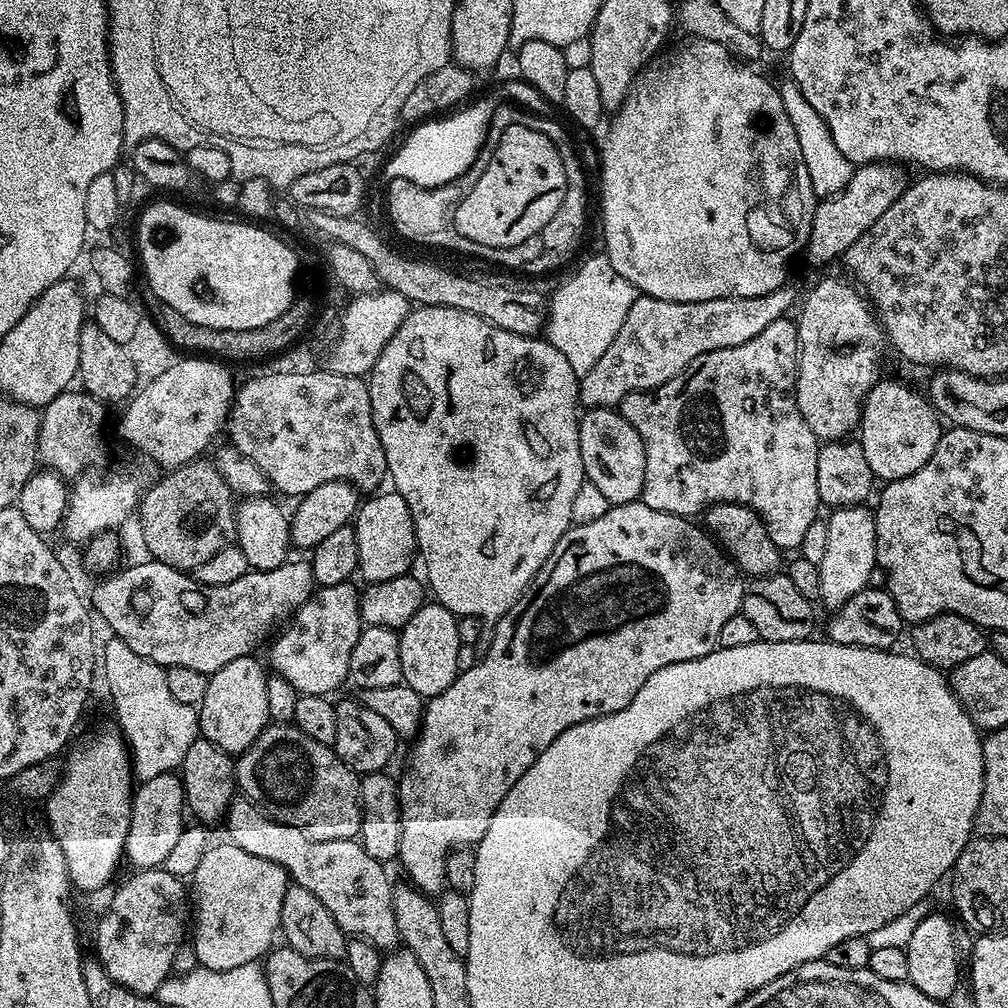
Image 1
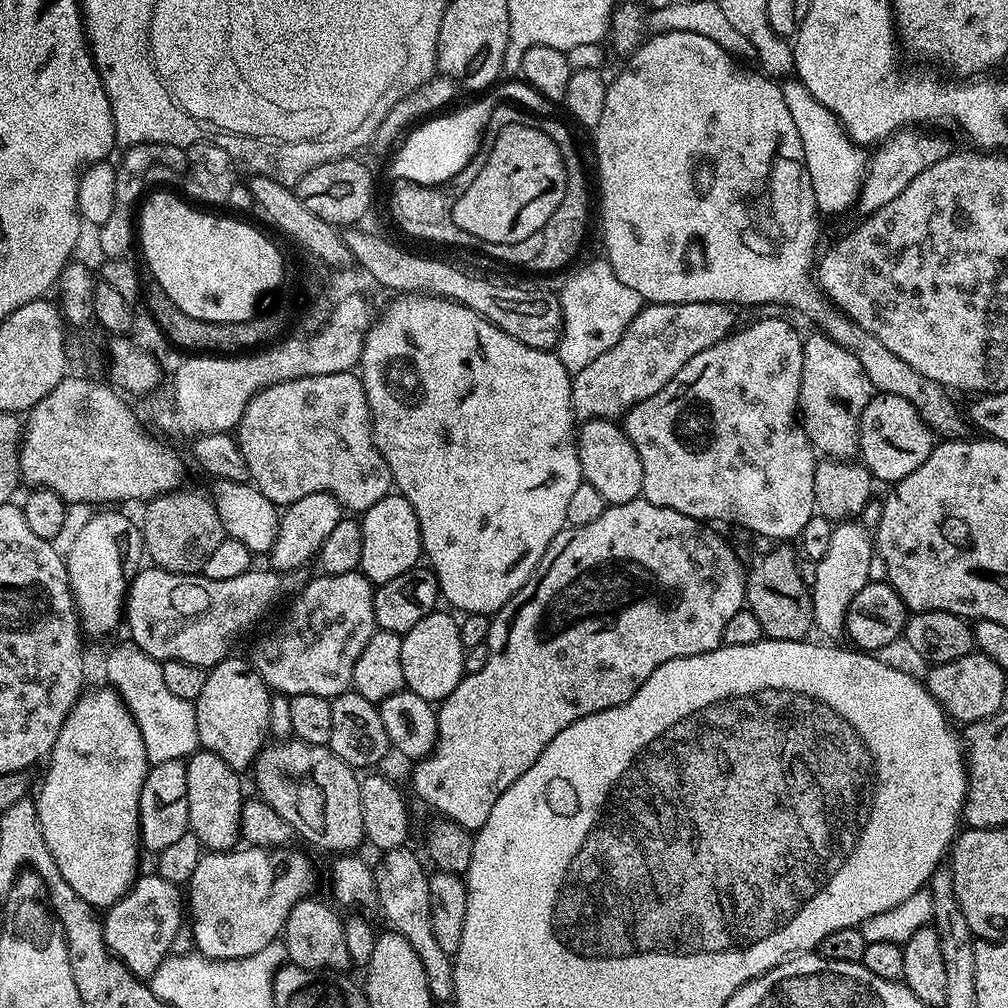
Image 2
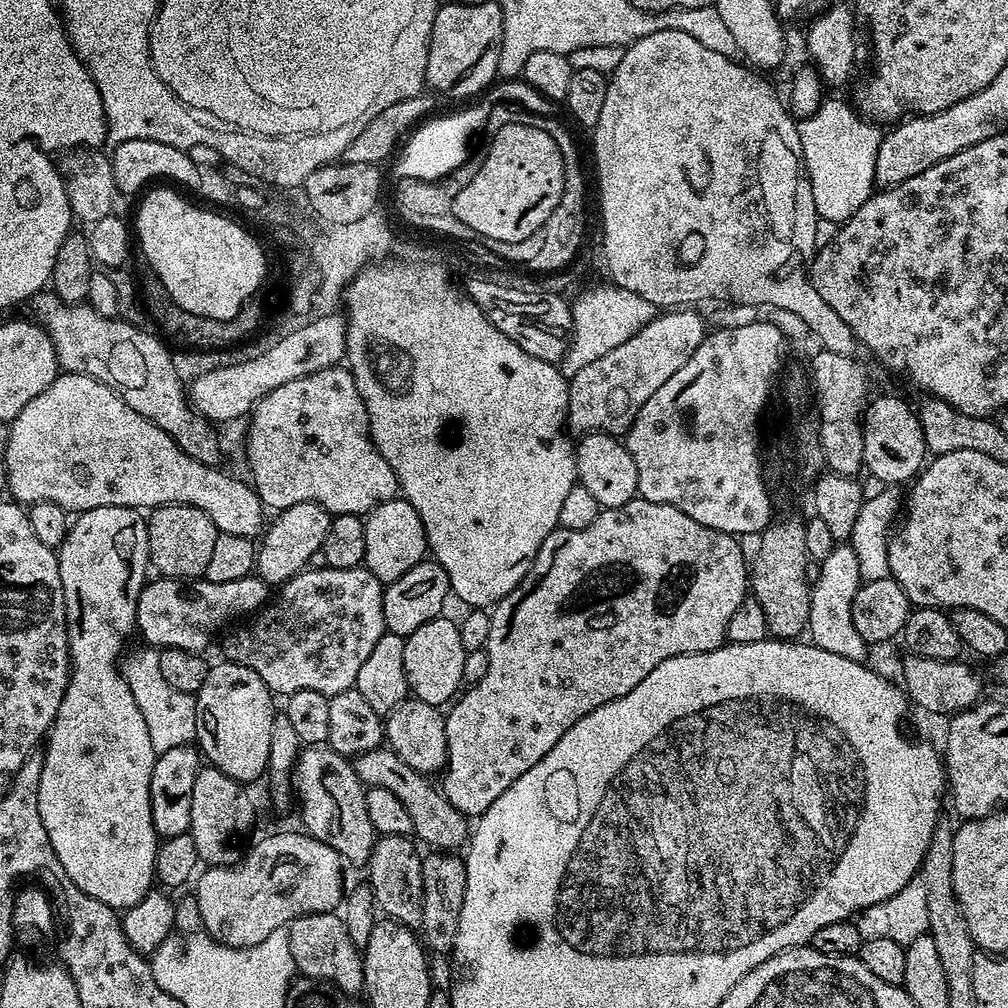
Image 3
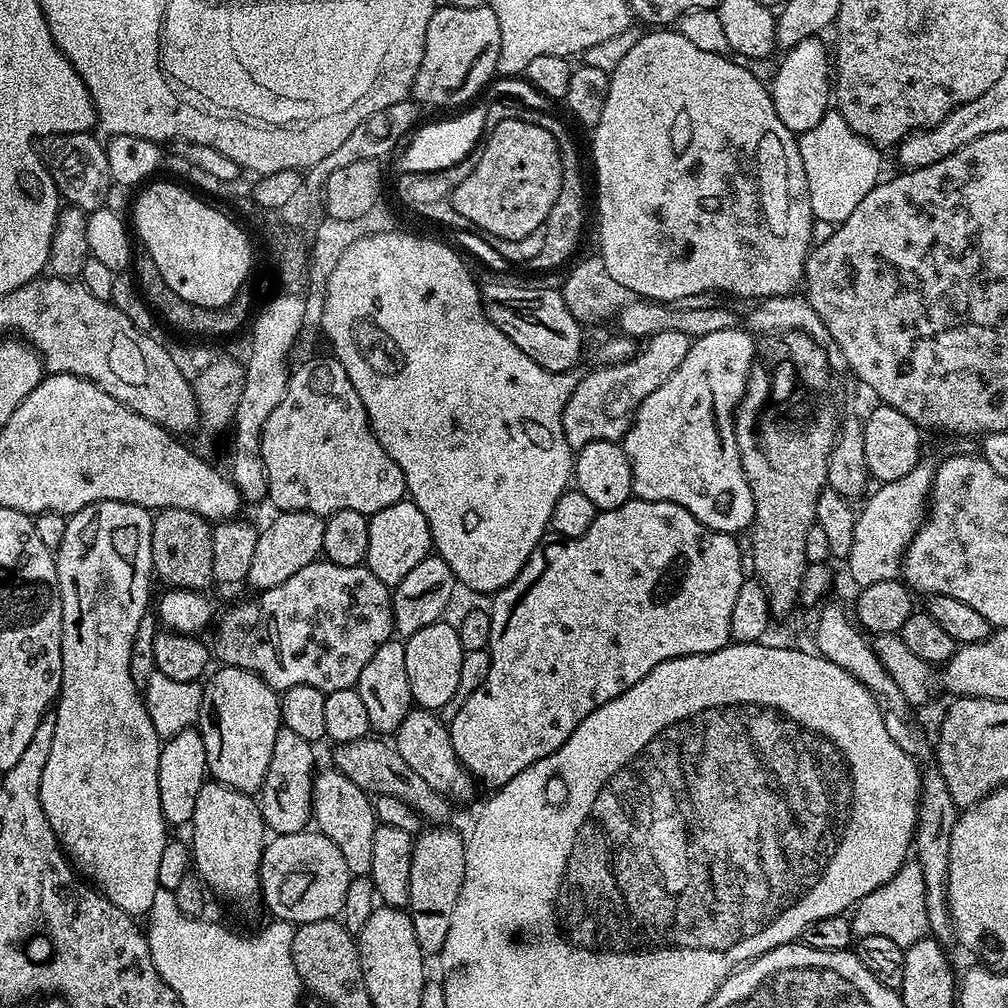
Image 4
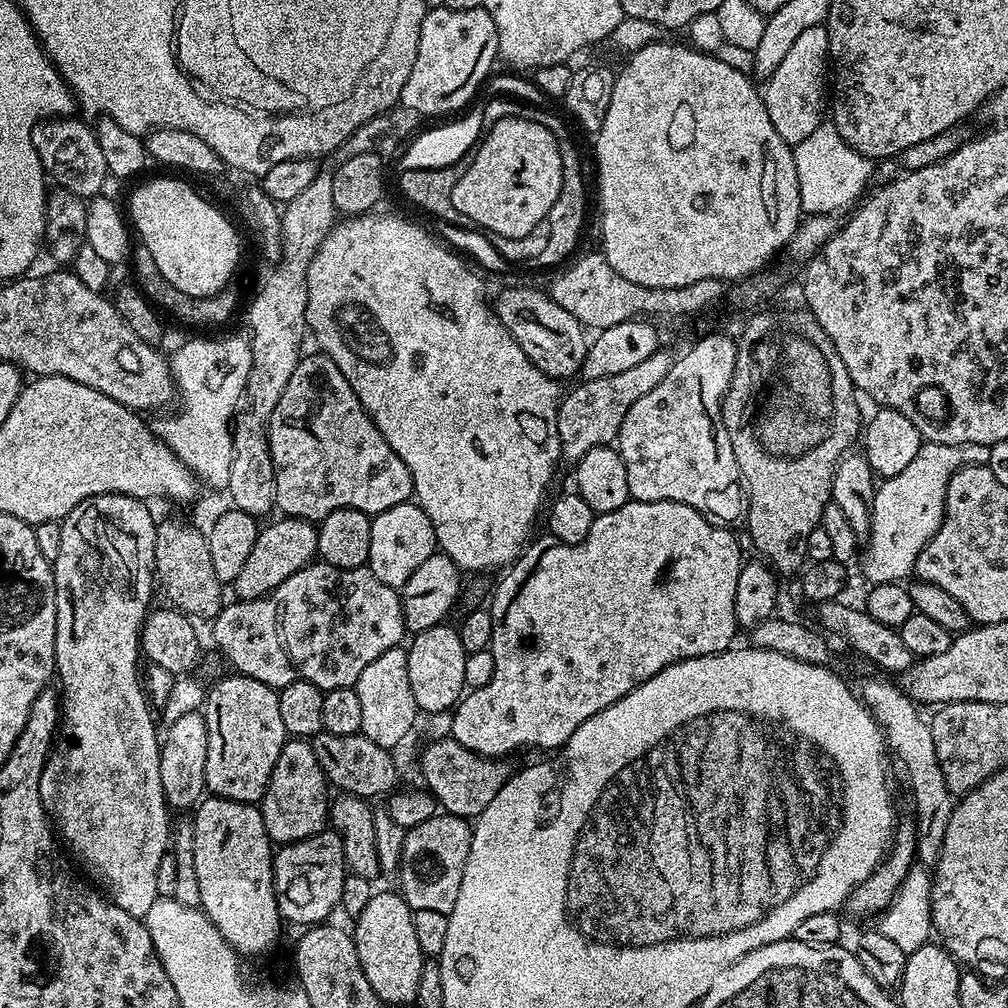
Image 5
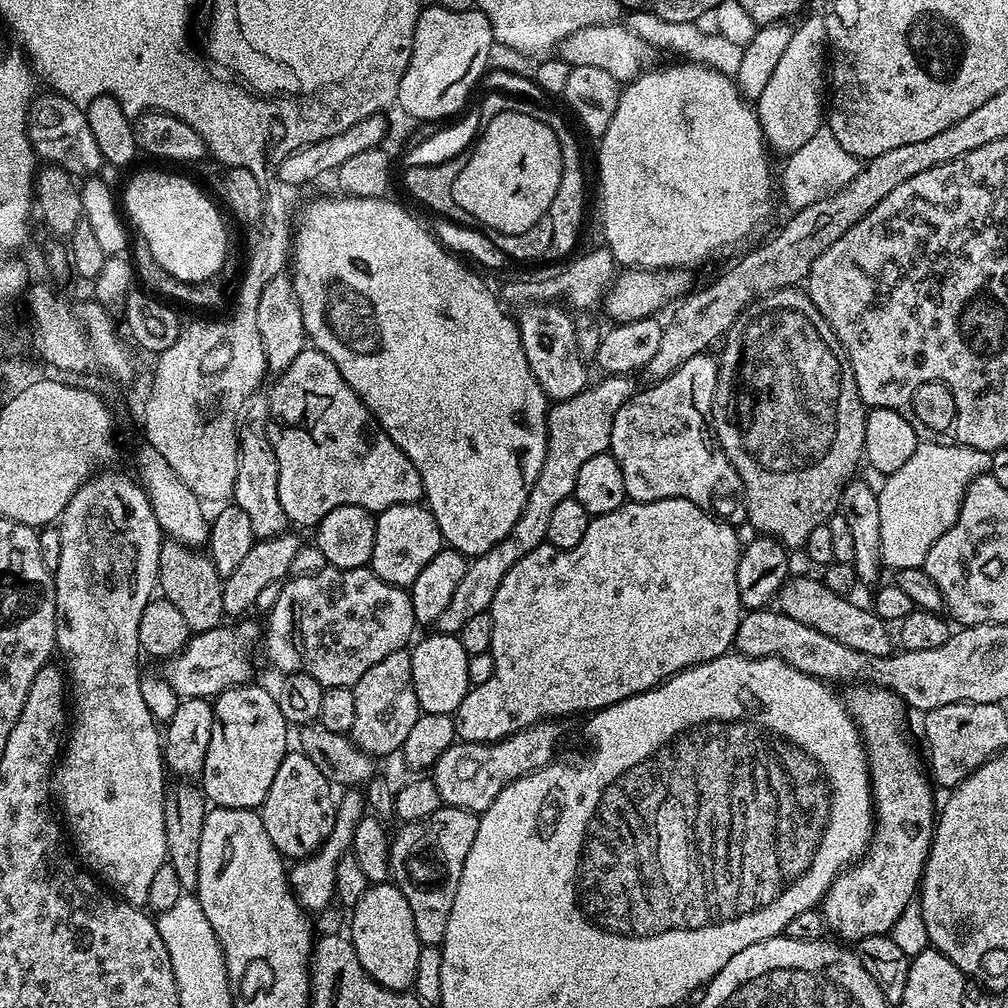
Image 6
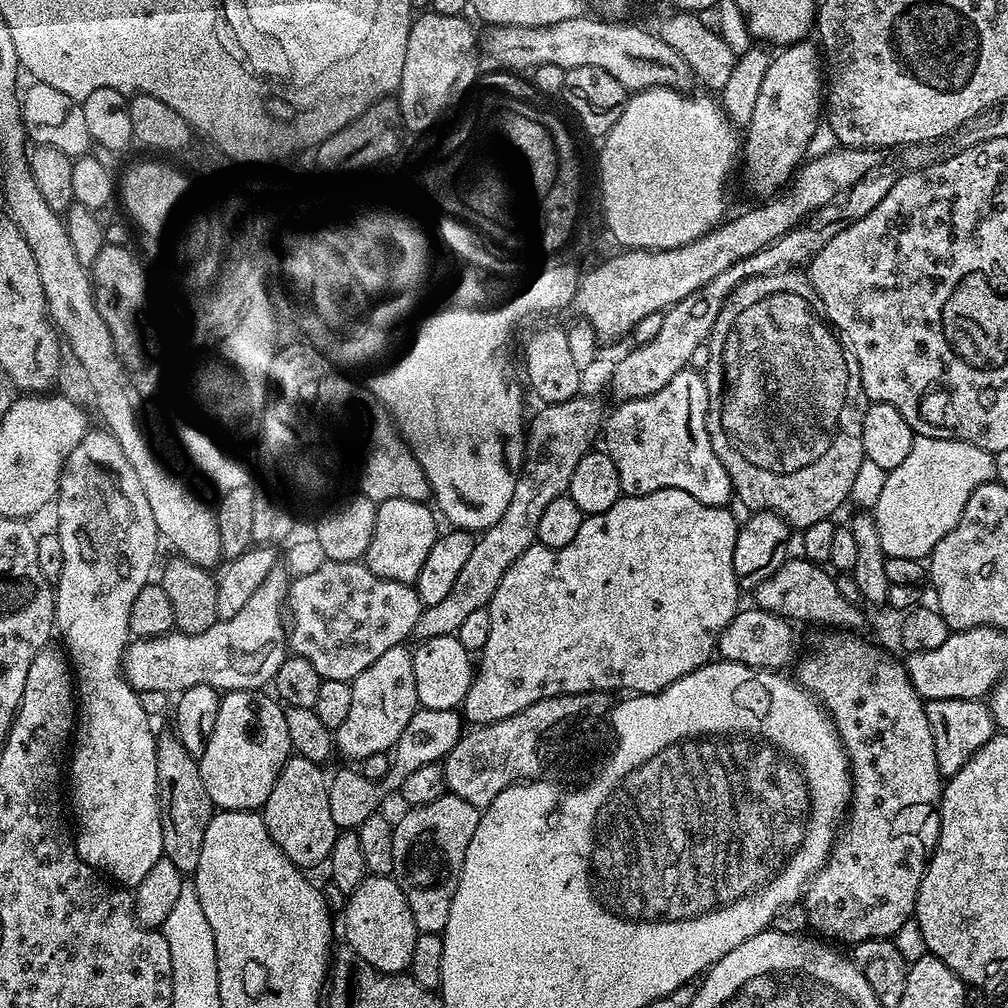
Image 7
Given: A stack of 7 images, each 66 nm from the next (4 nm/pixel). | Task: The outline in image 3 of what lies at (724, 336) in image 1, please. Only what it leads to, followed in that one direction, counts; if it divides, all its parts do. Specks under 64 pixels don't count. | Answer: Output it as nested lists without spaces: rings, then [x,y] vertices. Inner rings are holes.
[[[688,306],[679,310],[661,311],[650,322],[646,322],[646,326],[642,326],[642,330],[634,334],[634,338],[622,342],[622,346],[614,346],[610,354],[602,354],[602,358],[590,362],[590,366],[585,366],[584,369],[578,370],[578,374],[571,376],[568,386],[567,427],[573,433],[576,431],[576,434],[605,432],[620,438],[628,433],[638,410],[646,406],[646,398],[657,392],[673,374],[678,374],[678,370],[686,366],[690,354],[694,354],[694,350],[702,346],[706,335],[706,320],[696,312],[699,311]]]

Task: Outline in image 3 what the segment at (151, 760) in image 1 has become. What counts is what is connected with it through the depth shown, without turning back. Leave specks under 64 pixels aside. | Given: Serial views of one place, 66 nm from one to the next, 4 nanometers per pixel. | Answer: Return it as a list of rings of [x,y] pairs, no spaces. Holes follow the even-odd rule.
[[[152,648],[138,650],[128,655],[121,663],[124,681],[138,704],[139,712],[146,721],[151,744],[157,753],[174,749],[175,746],[191,743],[197,730],[196,697],[191,692],[176,690],[162,675],[159,653]]]

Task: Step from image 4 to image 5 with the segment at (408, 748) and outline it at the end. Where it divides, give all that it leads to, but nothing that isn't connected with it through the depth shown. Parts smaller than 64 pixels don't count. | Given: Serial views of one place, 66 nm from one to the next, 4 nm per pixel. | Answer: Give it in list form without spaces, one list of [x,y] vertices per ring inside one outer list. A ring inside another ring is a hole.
[[[433,739],[428,749],[420,756],[420,772],[424,775],[423,783],[427,791],[436,797],[439,807],[447,815],[475,818],[494,802],[494,794],[502,790],[505,782],[514,775],[514,768],[504,758],[479,756],[466,750],[457,740]]]

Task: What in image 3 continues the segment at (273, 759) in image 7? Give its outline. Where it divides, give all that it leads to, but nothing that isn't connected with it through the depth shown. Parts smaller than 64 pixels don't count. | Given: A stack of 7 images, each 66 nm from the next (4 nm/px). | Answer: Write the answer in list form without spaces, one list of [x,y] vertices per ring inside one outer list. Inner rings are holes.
[[[224,660],[220,664],[213,663],[206,674],[206,682],[194,693],[197,706],[197,730],[195,743],[202,753],[203,759],[211,767],[222,770],[230,778],[241,782],[256,780],[268,771],[270,758],[270,726],[274,726],[274,718],[278,708],[272,705],[274,693],[268,689],[266,682],[258,678],[250,666],[236,664],[232,660]]]

